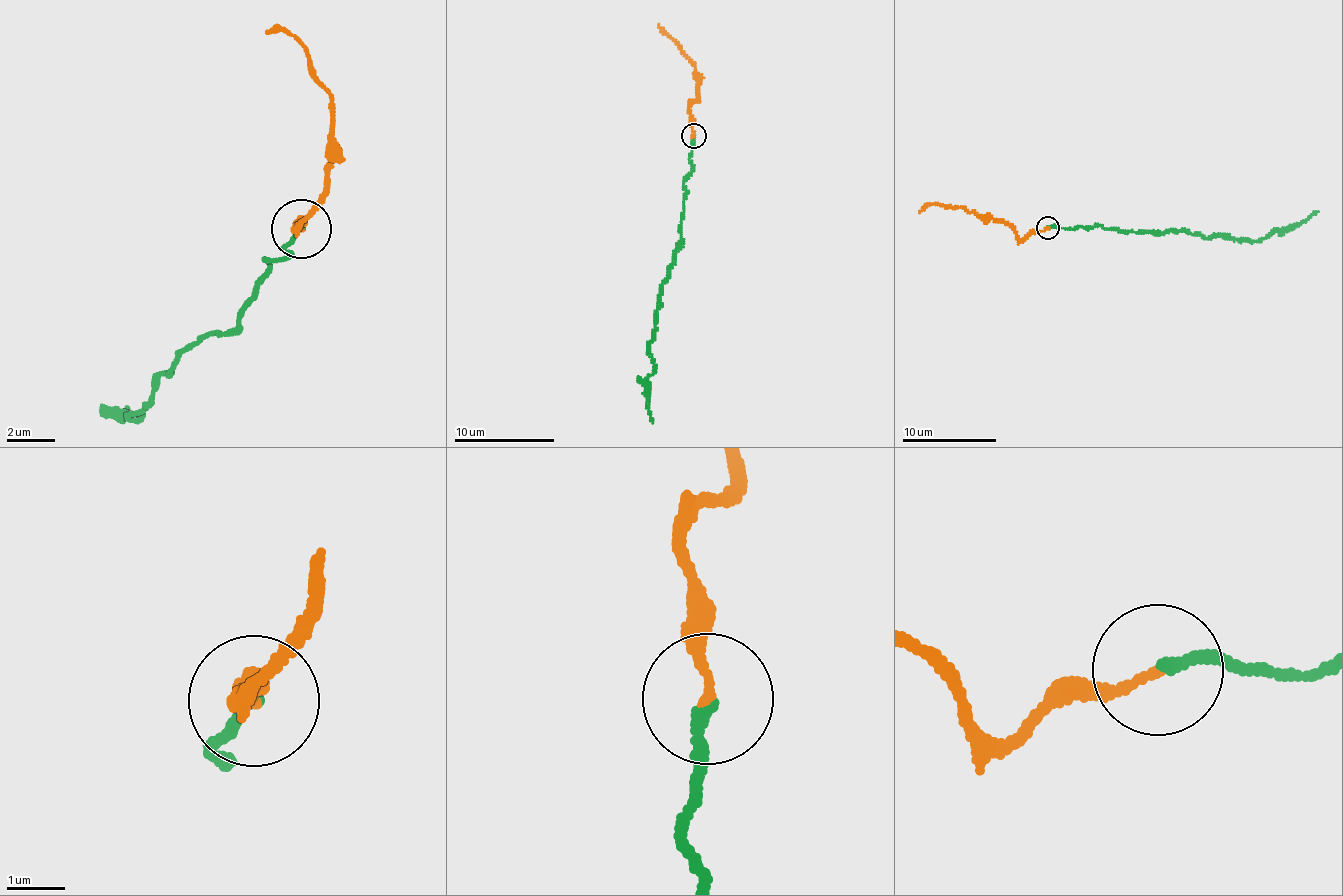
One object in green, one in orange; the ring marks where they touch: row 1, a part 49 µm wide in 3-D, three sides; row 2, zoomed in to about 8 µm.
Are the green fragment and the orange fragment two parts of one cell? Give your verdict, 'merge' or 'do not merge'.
merge

